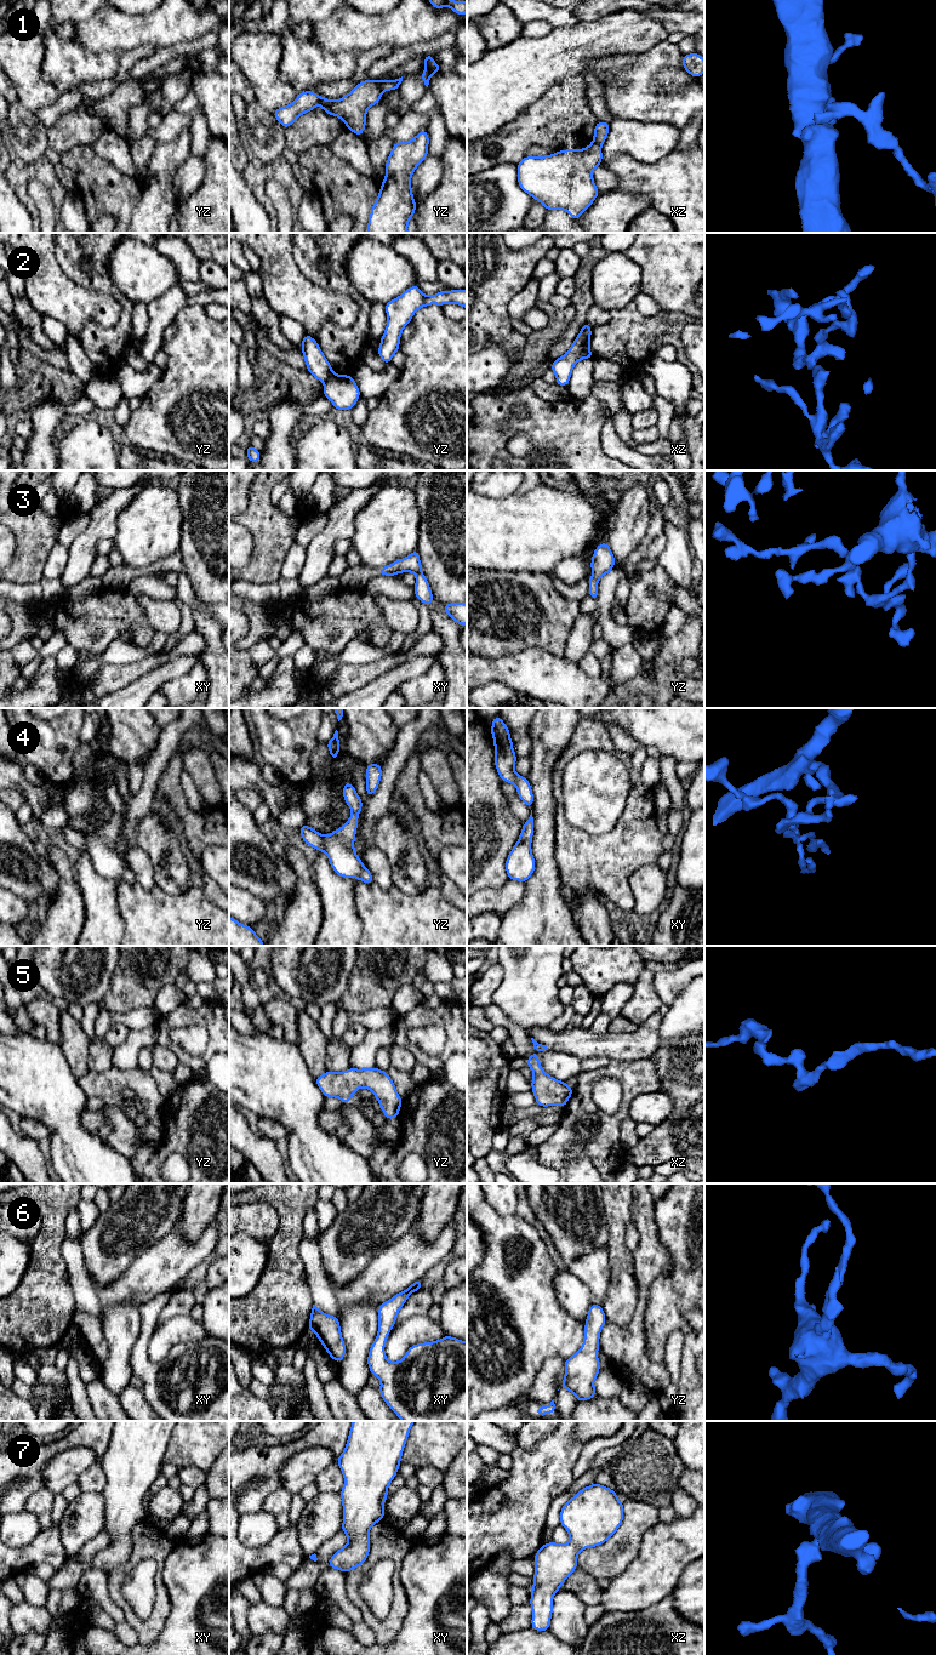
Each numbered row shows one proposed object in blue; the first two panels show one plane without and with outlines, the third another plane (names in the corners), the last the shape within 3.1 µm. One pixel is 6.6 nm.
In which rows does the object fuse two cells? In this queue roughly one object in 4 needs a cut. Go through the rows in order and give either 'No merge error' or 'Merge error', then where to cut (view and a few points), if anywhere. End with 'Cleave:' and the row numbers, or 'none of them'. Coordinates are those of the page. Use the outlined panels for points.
1: Merge error. Split along yz (376, 81), (382, 90)
2: Merge error. Split along yz (334, 374), (324, 382)
3: No merge error. No split
4: No merge error. No split
5: No merge error. No split
6: No merge error. No split
7: No merge error. No split
Cleave: 1, 2

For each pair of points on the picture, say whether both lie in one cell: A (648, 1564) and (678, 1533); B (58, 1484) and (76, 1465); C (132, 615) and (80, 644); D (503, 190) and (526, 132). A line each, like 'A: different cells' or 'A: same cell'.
A: same cell
B: same cell
C: same cell
D: different cells

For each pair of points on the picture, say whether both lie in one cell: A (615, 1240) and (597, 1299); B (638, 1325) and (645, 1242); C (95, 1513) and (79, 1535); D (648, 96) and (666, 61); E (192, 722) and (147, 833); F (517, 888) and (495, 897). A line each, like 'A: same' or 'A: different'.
A: different
B: same
C: same
D: same
E: different
F: same

